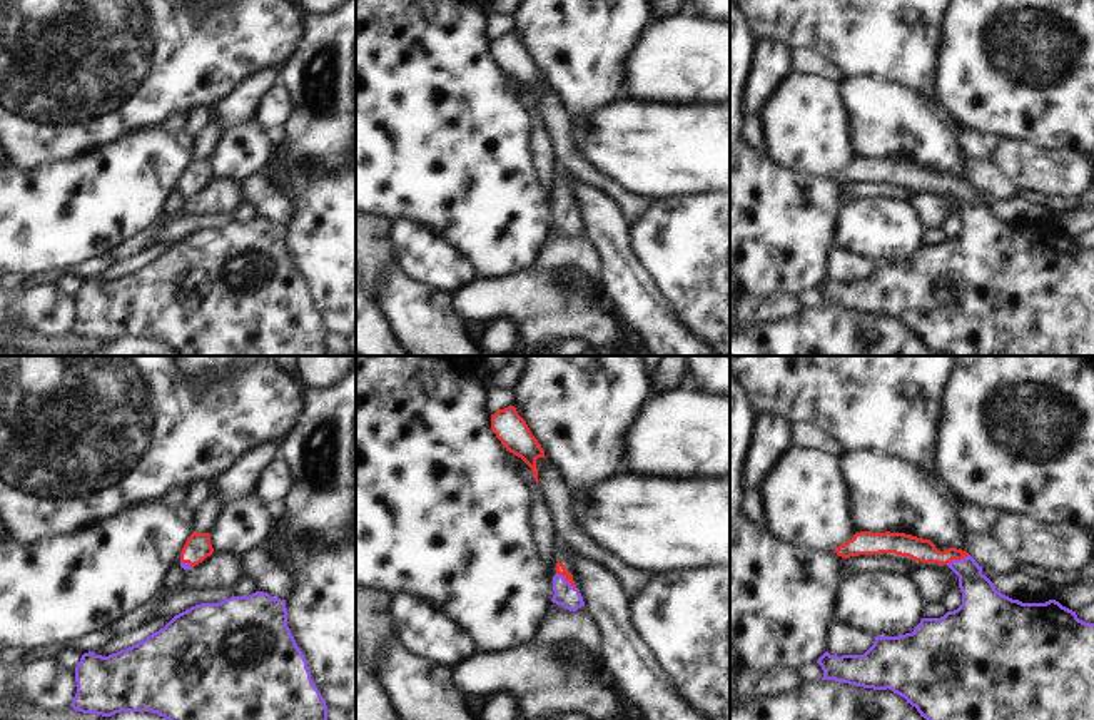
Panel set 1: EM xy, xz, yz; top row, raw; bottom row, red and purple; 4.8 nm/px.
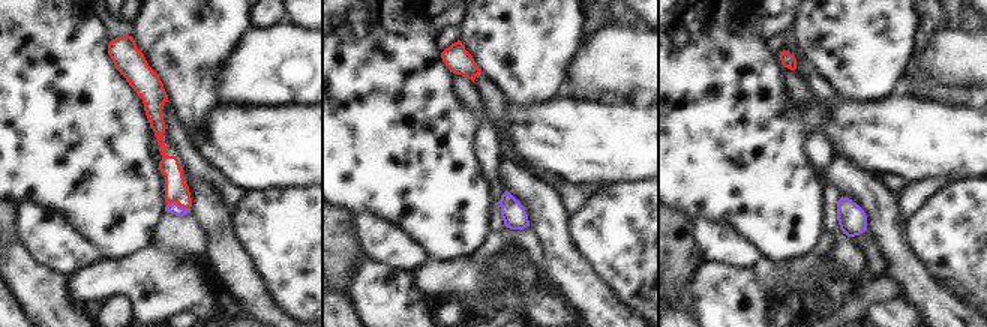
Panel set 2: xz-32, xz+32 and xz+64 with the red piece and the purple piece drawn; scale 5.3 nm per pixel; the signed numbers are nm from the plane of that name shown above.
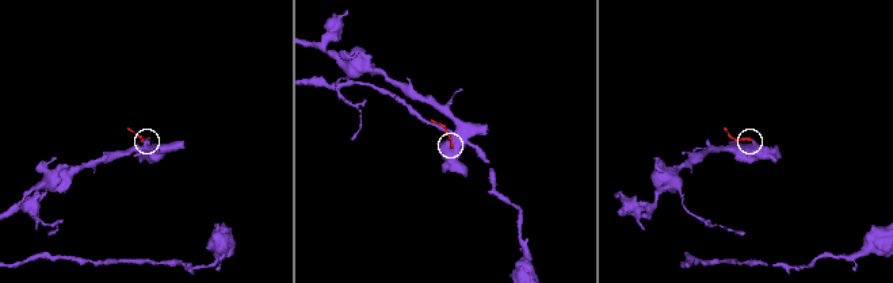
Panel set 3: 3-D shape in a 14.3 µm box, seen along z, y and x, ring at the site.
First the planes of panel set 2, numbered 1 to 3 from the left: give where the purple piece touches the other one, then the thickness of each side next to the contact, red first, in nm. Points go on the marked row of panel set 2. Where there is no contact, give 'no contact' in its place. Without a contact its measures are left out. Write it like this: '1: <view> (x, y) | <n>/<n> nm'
1: xz-32 (179, 204) | 130/60 nm
2: no contact
3: no contact

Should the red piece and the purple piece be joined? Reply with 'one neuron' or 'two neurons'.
one neuron

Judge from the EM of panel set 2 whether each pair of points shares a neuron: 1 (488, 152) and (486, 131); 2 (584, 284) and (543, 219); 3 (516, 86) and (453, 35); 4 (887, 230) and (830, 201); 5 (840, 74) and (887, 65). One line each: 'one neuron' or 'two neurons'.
1: one neuron
2: one neuron
3: two neurons
4: two neurons
5: one neuron

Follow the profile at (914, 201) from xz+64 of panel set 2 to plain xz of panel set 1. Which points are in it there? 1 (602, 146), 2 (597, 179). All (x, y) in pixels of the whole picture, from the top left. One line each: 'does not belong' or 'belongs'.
1: does not belong
2: belongs

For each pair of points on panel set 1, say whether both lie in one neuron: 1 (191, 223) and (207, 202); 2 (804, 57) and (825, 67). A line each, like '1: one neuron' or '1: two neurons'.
1: two neurons
2: one neuron

